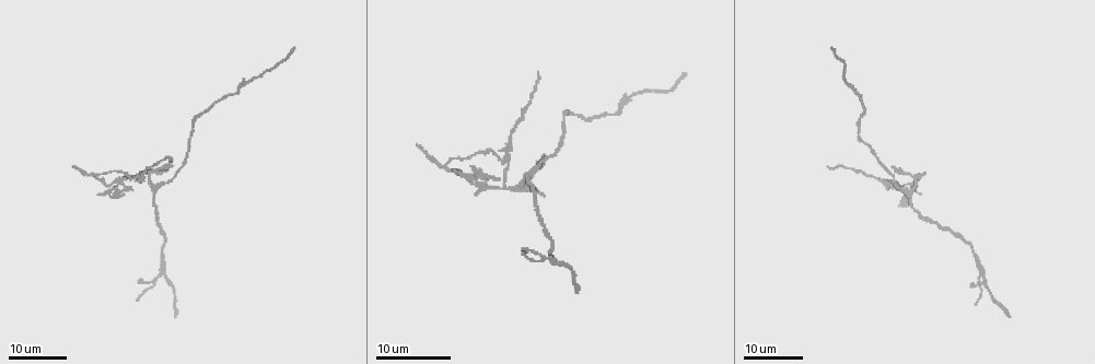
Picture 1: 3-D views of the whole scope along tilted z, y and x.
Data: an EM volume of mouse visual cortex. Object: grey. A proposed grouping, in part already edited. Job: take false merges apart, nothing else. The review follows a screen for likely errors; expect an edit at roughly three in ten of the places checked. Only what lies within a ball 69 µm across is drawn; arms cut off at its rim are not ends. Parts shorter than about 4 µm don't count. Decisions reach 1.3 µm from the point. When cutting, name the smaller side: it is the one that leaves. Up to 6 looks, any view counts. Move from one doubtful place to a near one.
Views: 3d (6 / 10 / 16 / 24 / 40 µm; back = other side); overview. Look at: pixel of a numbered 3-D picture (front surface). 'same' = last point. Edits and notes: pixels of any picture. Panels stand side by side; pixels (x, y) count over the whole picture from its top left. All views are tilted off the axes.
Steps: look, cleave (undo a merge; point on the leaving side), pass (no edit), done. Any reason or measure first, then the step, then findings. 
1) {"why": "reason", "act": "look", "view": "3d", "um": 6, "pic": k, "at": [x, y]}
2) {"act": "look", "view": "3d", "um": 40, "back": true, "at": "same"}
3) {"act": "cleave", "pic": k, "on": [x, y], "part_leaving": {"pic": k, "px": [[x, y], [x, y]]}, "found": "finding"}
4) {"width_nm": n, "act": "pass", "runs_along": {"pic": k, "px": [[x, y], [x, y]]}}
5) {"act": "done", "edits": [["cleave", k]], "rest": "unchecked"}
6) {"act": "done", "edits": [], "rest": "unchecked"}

{"act": "look", "view": "3d", "um": 16, "pic": 1, "at": [122, 184]}

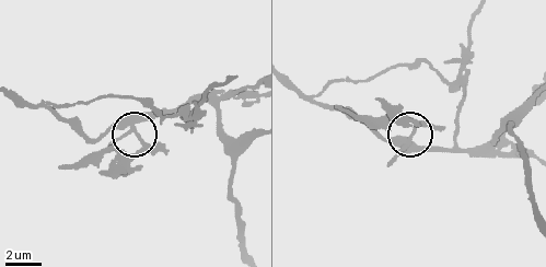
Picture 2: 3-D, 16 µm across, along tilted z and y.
{"act": "look", "view": "3d", "um": 10, "pic": 2, "at": [132, 131]}

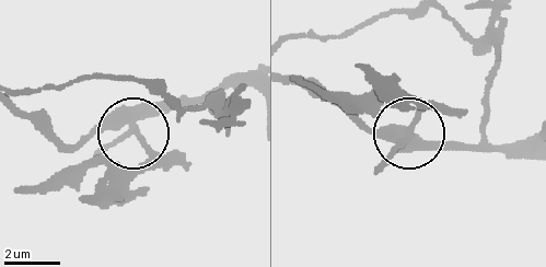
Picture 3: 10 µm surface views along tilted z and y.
{"side_arm_um": 7, "act": "cleave", "pic": 3, "on": [106, 146], "part_leaving": {"pic": 3, "px": [[131, 126], [144, 151], [134, 169], [78, 164], [18, 188]]}, "found": "a second neuron is stuck on"}

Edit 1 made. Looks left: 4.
{"act": "look", "view": "overview"}

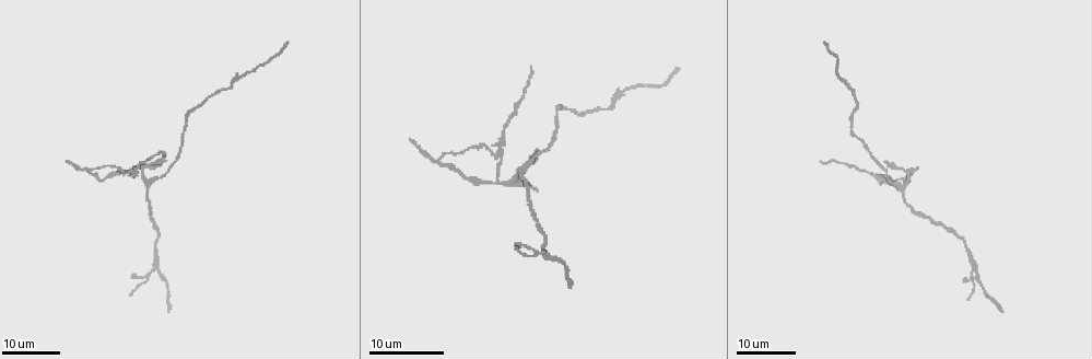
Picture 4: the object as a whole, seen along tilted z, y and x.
{"act": "look", "view": "3d", "um": 16, "pic": 4, "at": [496, 155]}

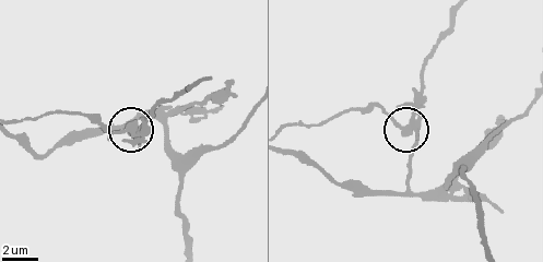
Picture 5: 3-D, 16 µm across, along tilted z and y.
{"why": "zoom in", "act": "look", "view": "3d", "um": 10, "pic": 5, "at": [409, 127]}

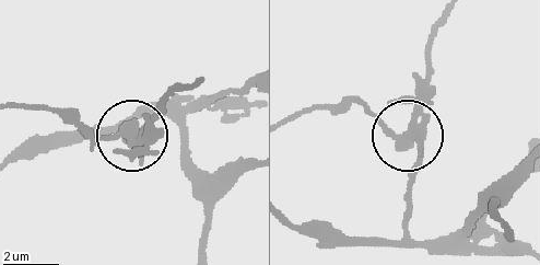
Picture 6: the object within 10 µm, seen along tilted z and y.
{"act": "look", "view": "3d", "um": 10, "back": true, "pic": 6, "at": [133, 131]}

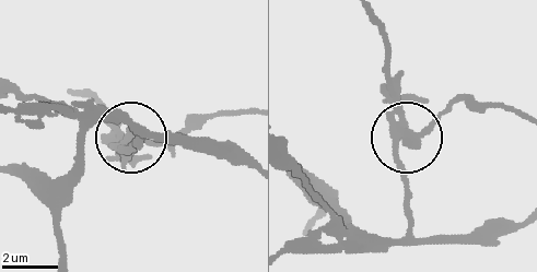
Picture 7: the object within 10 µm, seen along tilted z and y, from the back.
{"width_nm": 360, "act": "cleave", "pic": 7, "on": [387, 92], "found": "two neurons meet here"}

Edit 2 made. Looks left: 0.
{"act": "done", "edits": [["cleave", 3], ["cleave", 7]], "rest": "unchecked"}

